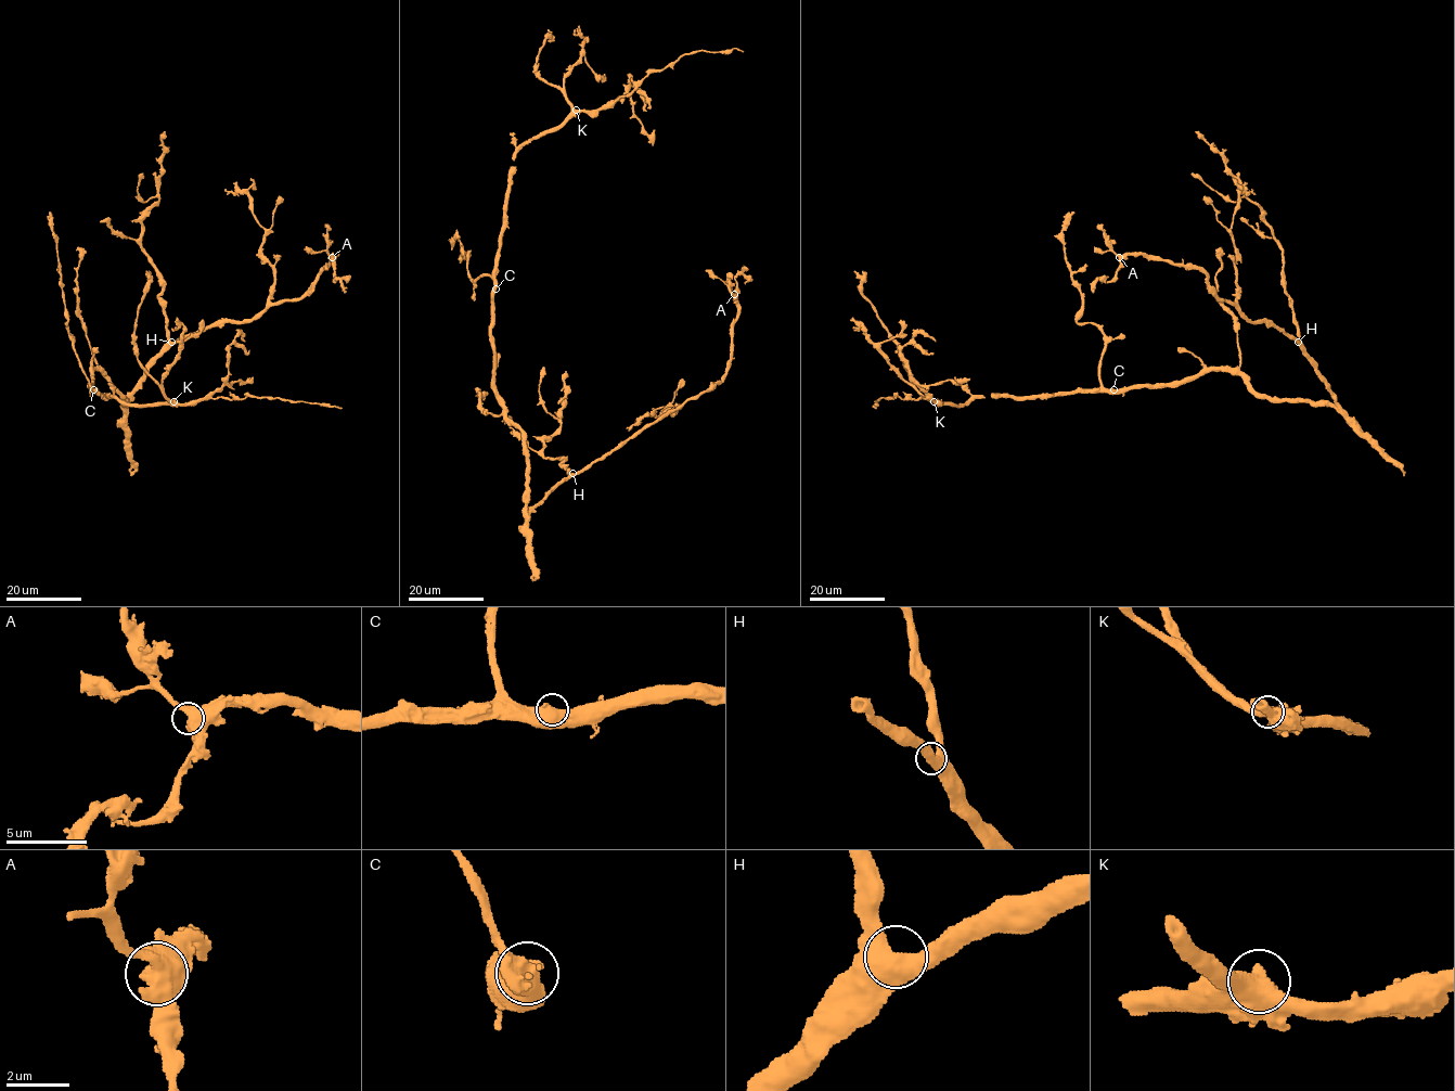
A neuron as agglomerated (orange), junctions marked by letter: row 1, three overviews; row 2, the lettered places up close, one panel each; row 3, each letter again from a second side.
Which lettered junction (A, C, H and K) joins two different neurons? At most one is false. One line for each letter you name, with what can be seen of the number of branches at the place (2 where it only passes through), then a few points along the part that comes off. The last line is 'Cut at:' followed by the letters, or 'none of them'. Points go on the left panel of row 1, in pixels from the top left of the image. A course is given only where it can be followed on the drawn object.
C: 2 | (93, 389), (139, 201), (138, 187), (142, 174)
Cut at: C

